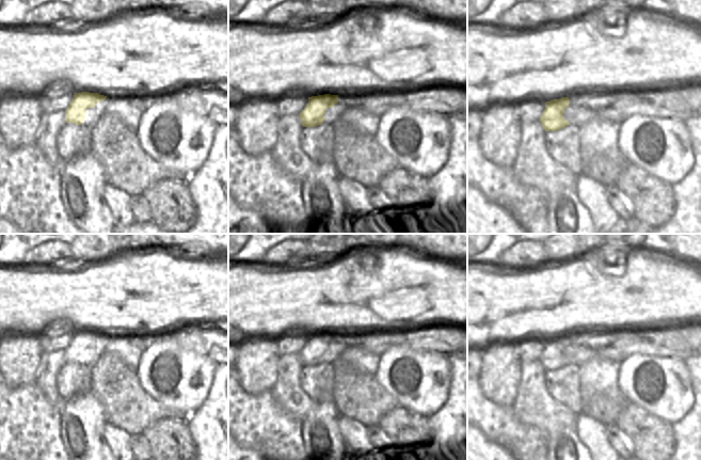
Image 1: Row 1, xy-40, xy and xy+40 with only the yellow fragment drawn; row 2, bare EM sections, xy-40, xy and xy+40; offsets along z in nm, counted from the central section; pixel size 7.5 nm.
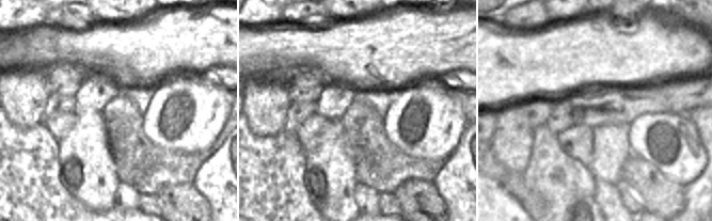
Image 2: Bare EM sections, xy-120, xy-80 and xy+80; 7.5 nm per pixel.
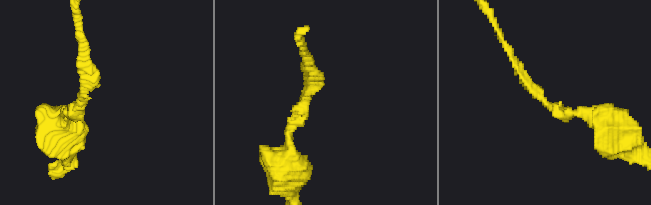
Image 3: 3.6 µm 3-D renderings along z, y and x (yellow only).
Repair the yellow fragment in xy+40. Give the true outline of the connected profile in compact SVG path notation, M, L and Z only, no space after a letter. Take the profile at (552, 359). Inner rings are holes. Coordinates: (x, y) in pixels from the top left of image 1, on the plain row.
M561 336L545 342L545 348L539 359L545 370L557 370L570 364L562 355L564 348L569 346L569 343L569 336Z

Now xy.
M318 334L308 336L306 346L300 352L303 366L316 366L322 364L325 359L323 353L326 347L333 347L338 342L338 334Z

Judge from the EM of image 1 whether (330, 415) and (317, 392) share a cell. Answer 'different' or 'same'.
different

